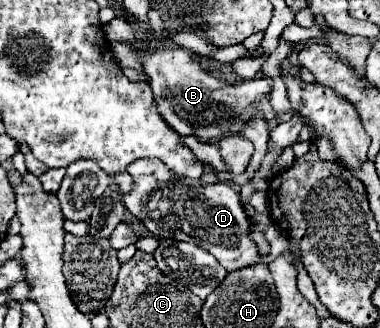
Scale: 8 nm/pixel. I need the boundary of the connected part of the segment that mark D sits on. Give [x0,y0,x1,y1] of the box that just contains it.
[124,159,262,271]

